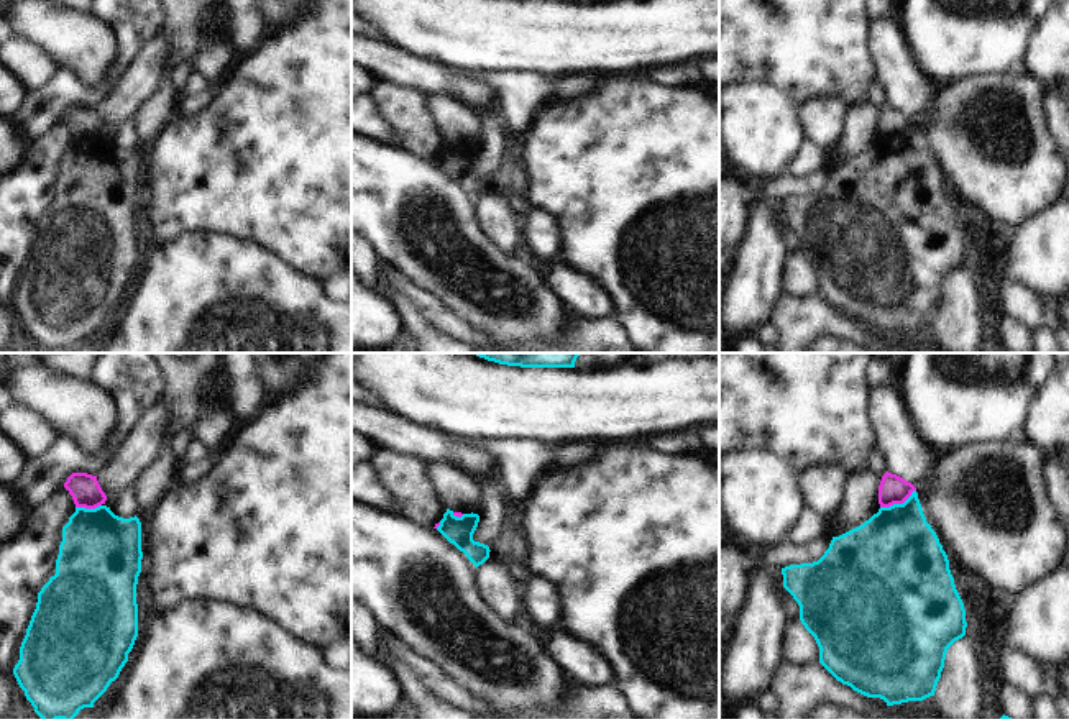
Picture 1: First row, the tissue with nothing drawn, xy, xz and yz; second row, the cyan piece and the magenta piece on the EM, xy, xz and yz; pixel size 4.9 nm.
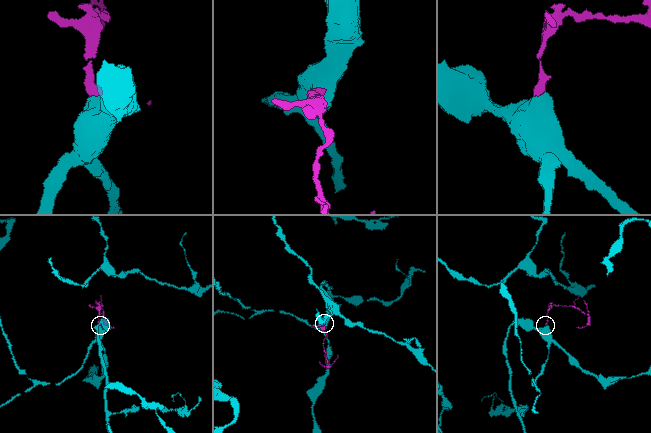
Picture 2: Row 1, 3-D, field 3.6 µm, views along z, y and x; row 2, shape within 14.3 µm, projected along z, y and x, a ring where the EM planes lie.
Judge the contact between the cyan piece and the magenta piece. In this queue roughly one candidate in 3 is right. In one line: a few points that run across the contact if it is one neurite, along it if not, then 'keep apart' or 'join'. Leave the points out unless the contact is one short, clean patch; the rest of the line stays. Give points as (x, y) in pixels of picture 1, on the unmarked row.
yz (915, 122), (902, 135), (880, 140) | keep apart

